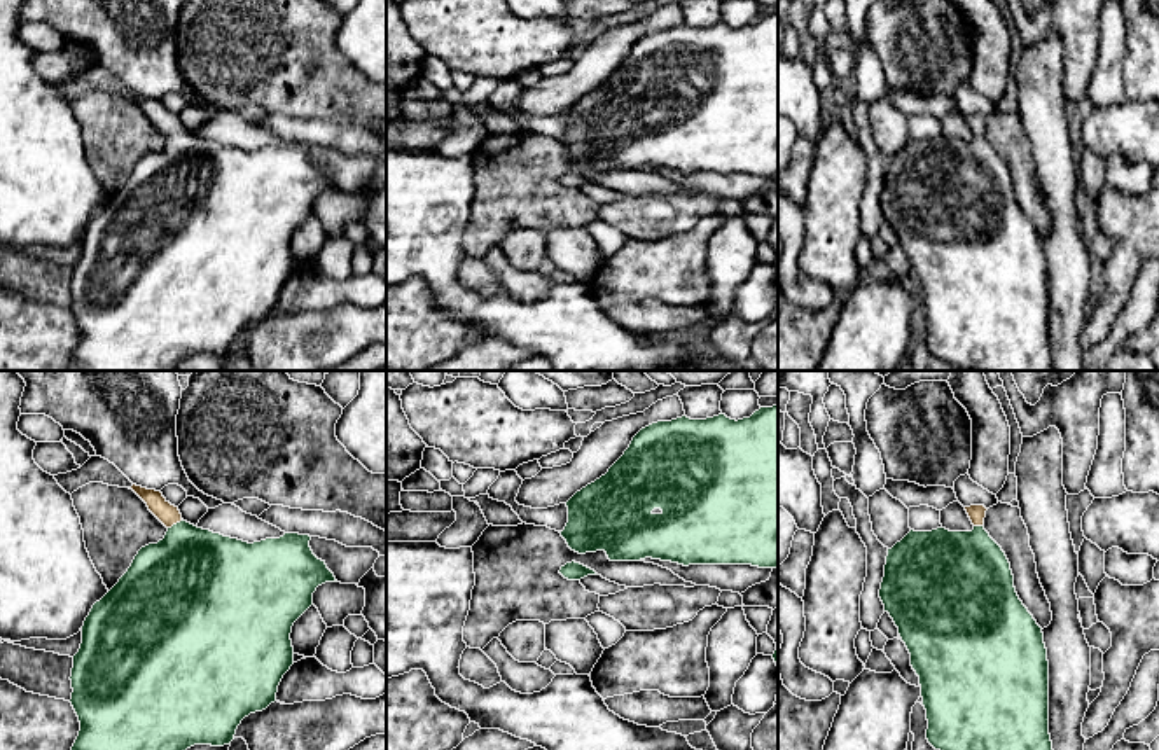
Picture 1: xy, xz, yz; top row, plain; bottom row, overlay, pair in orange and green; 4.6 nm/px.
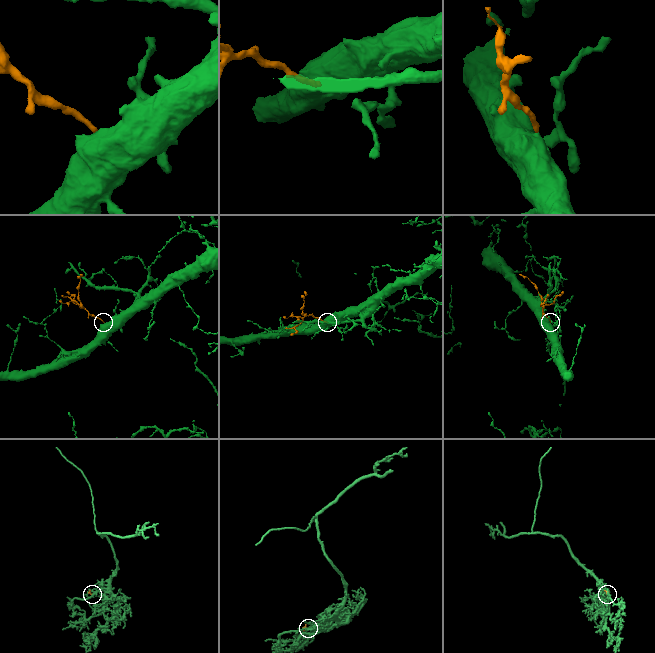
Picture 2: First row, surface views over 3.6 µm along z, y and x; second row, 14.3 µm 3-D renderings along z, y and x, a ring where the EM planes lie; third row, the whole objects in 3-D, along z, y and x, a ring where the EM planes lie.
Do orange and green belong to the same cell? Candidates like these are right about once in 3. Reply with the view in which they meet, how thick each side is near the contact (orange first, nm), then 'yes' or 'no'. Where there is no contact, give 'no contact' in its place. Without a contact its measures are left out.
contact in xy; calibres 100 and 420 nm; yes

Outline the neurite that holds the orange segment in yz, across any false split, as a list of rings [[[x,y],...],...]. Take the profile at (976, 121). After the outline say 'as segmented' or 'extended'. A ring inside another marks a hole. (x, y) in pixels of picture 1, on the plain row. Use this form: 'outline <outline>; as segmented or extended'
outline [[[965,115],[974,138],[911,138],[888,157],[879,206],[911,262],[927,318],[927,348],[954,371],[1056,371],[1049,343],[1049,269],[1042,236],[1019,208],[1010,171],[984,138],[986,115]]]; extended

